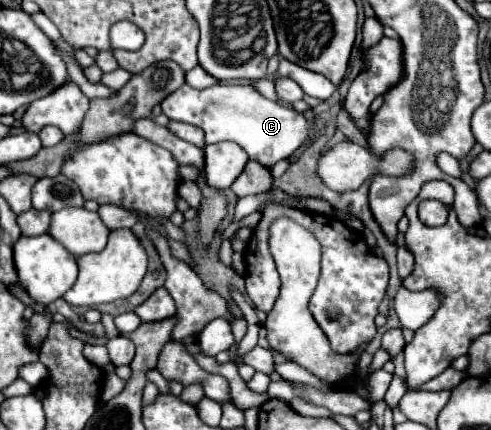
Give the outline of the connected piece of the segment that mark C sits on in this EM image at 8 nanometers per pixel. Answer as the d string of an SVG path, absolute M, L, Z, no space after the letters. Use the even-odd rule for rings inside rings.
M188 84L180 86L180 90L172 92L164 102L160 104L162 112L170 120L194 124L204 130L206 144L232 140L240 144L250 158L256 158L256 162L264 166L272 166L282 158L288 158L294 154L302 144L316 142L320 136L324 136L326 122L320 118L306 120L304 114L264 98L252 84L214 84L204 90L196 90Z

